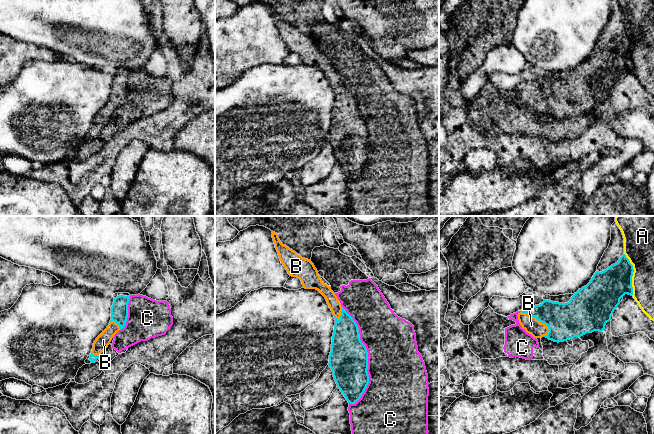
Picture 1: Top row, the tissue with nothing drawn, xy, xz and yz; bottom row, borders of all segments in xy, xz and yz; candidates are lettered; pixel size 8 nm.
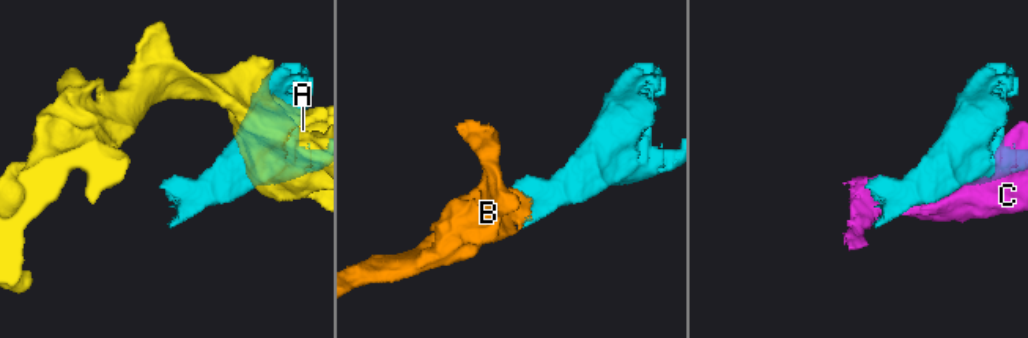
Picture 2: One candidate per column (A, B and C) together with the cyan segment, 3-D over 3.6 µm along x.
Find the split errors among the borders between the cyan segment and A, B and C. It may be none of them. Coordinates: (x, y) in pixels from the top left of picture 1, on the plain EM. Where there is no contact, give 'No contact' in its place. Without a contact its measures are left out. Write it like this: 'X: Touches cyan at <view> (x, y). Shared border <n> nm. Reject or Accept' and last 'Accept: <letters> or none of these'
A: Touches cyan at yz (632, 50). Shared border 360 nm. Reject
B: Touches cyan at yz (538, 96). Shared border 280 nm. Accept
C: Touches cyan at xz (367, 148). Shared border 550 nm. Reject
Accept: B

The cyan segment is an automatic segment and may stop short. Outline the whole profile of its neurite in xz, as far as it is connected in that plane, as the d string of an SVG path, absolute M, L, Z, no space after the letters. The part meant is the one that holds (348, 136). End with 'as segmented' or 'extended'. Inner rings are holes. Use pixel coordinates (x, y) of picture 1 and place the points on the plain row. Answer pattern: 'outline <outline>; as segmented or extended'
outline M273 7L272 14L279 35L288 50L299 54L303 64L316 65L325 73L335 94L328 141L333 148L337 164L348 179L355 180L369 159L368 128L360 116L357 100L341 82L331 64L322 58L311 36L302 34L283 21L278 10Z; extended

